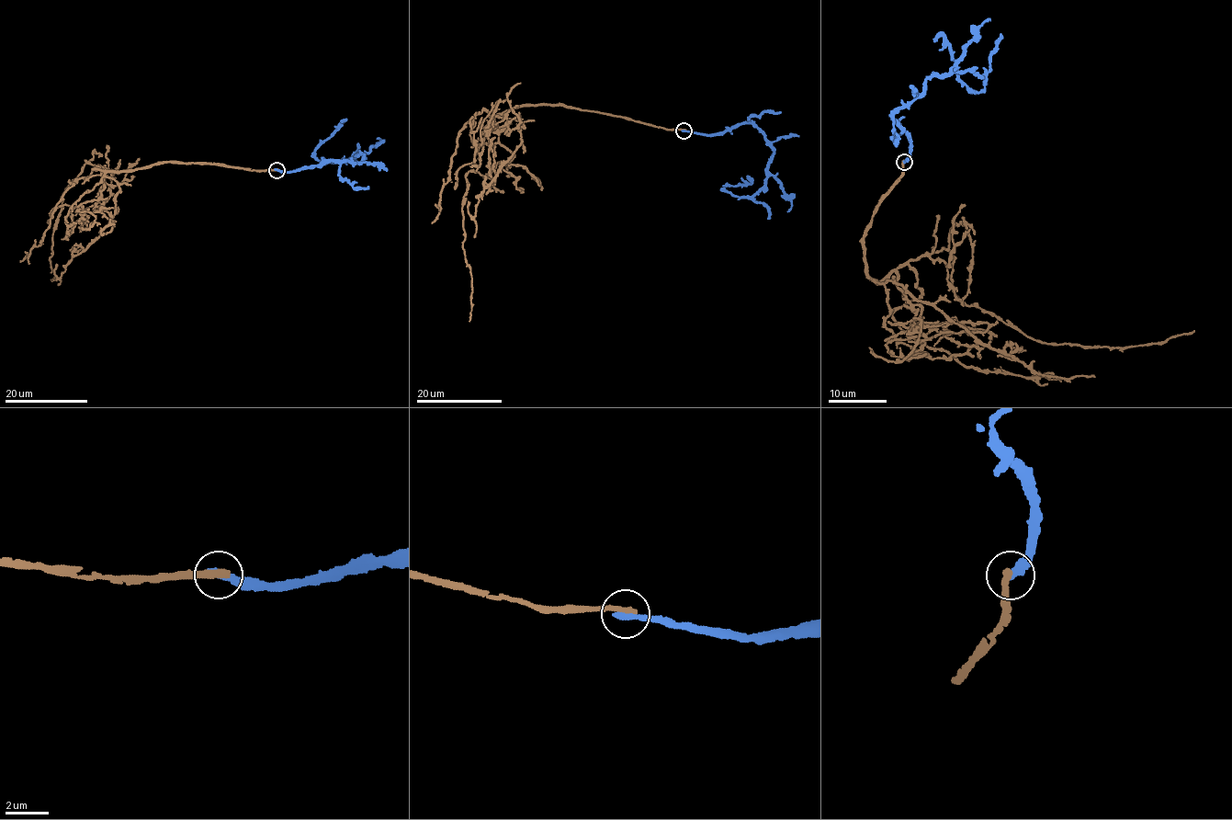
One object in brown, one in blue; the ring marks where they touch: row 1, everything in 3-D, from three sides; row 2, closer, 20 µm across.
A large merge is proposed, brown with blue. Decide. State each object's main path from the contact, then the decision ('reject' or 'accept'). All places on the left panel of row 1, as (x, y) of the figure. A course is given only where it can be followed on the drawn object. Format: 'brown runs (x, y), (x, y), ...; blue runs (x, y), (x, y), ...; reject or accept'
brown runs (276, 169), (172, 162), (95, 170), (99, 165), (110, 171), (85, 163), (62, 193), (50, 279); blue runs (276, 169), (362, 161), (359, 155), (320, 162), (315, 151), (341, 120); reject

